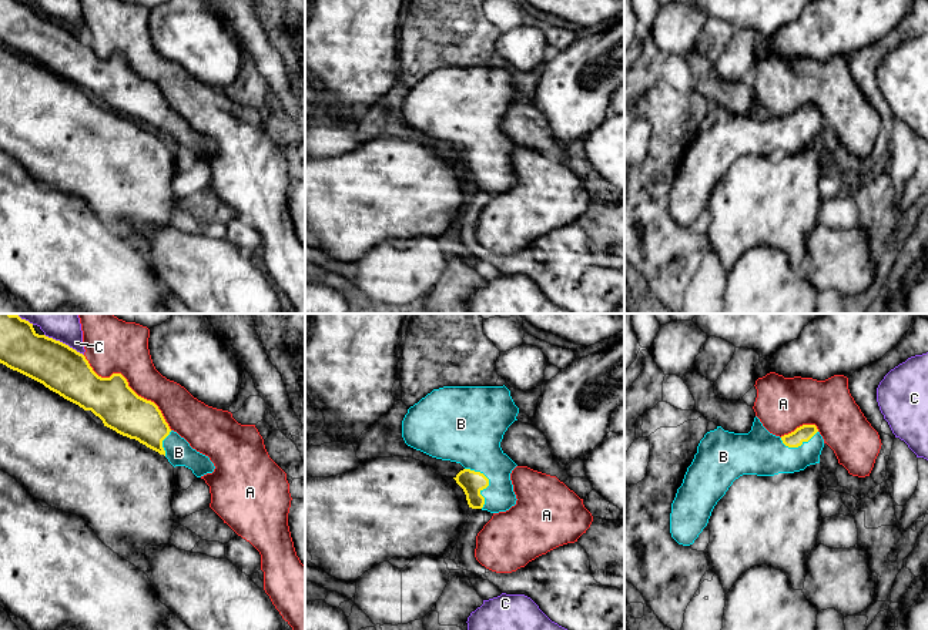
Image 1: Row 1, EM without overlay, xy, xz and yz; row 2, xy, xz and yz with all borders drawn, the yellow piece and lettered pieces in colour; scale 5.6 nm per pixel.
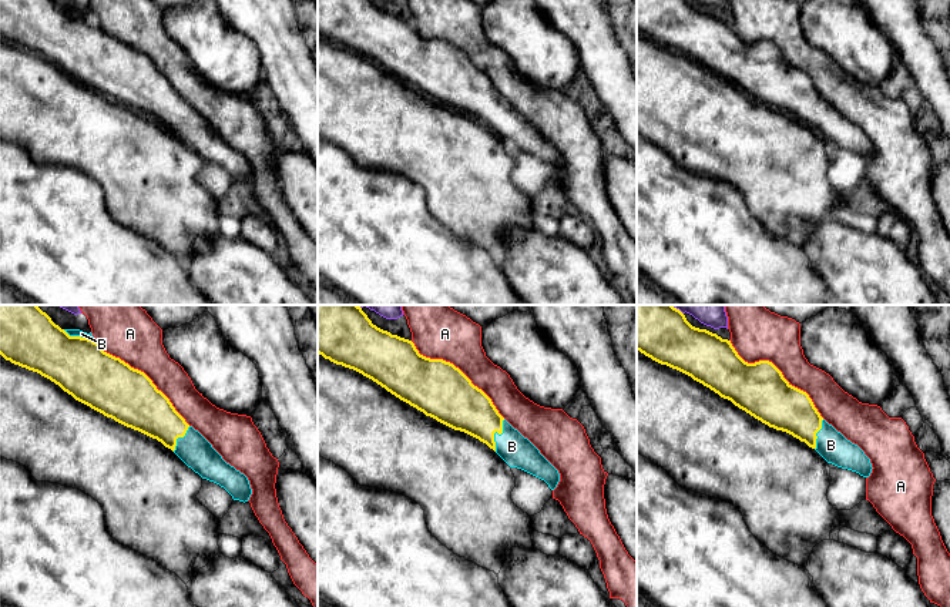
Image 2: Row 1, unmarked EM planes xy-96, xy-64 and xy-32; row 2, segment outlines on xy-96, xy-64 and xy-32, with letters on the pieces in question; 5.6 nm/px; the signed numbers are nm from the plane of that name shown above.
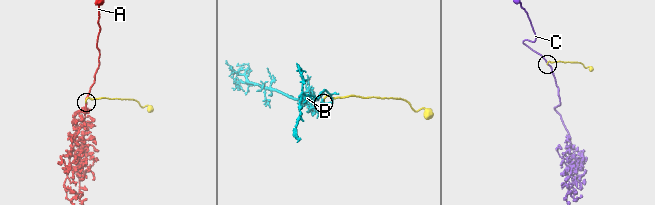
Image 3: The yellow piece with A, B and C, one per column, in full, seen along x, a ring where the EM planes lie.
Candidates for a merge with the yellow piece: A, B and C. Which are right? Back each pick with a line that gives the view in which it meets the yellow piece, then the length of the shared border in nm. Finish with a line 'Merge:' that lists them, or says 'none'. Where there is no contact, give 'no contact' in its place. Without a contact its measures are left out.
B: xz | 260 nm
Merge: B

